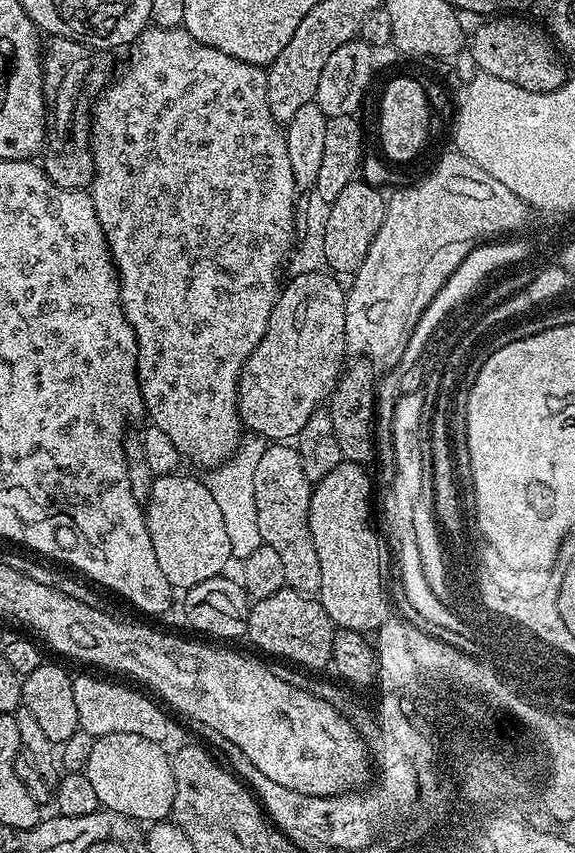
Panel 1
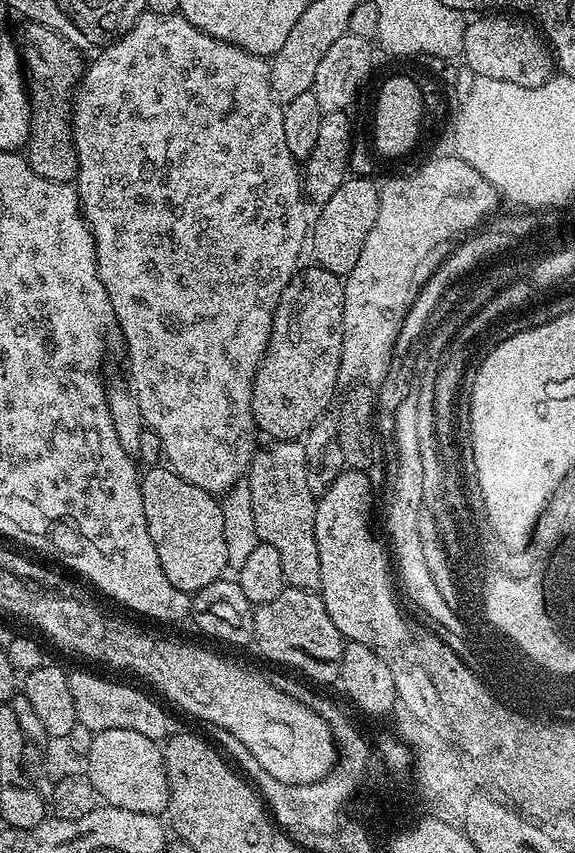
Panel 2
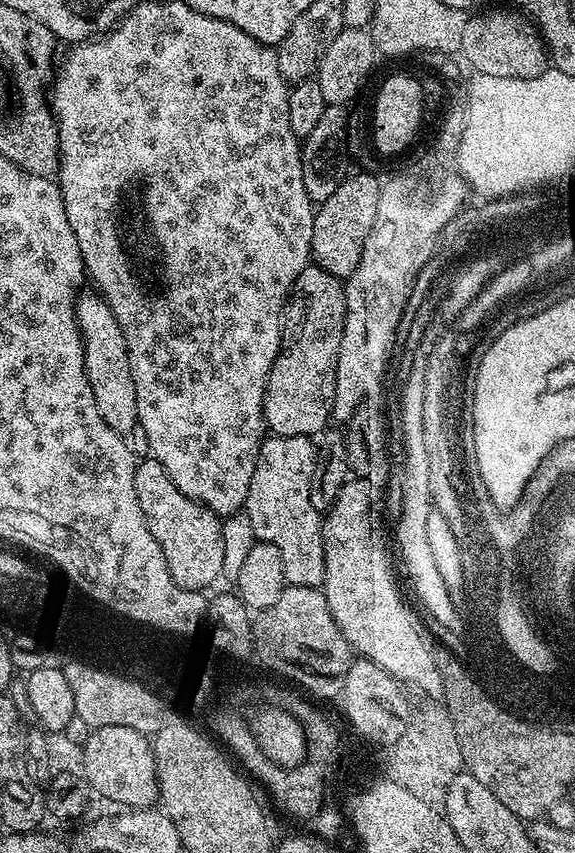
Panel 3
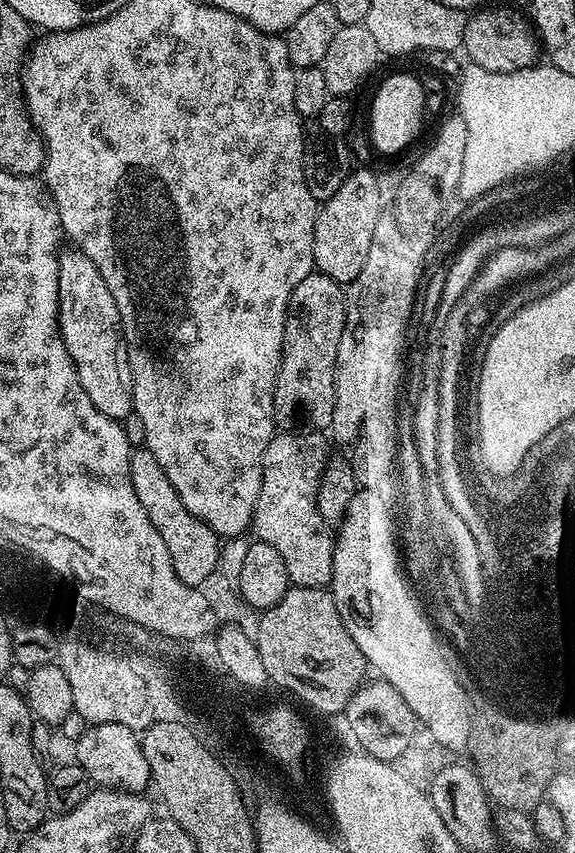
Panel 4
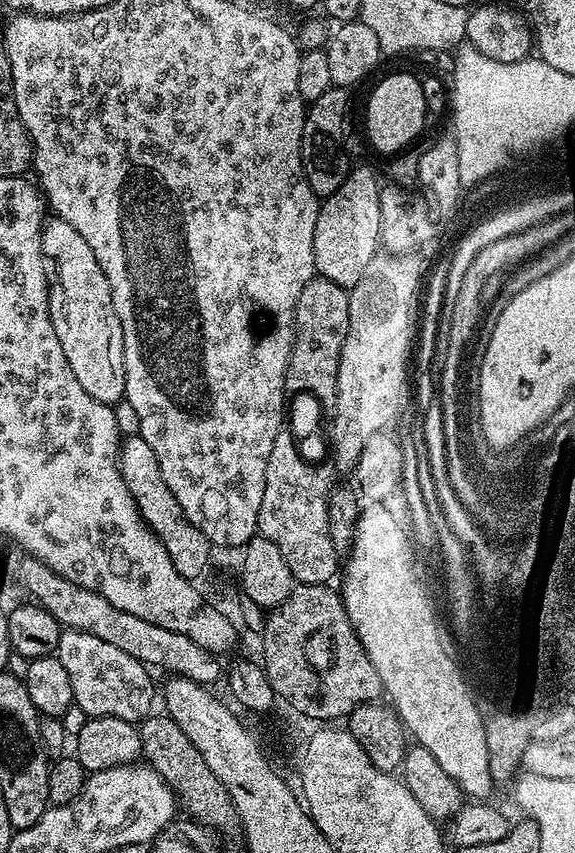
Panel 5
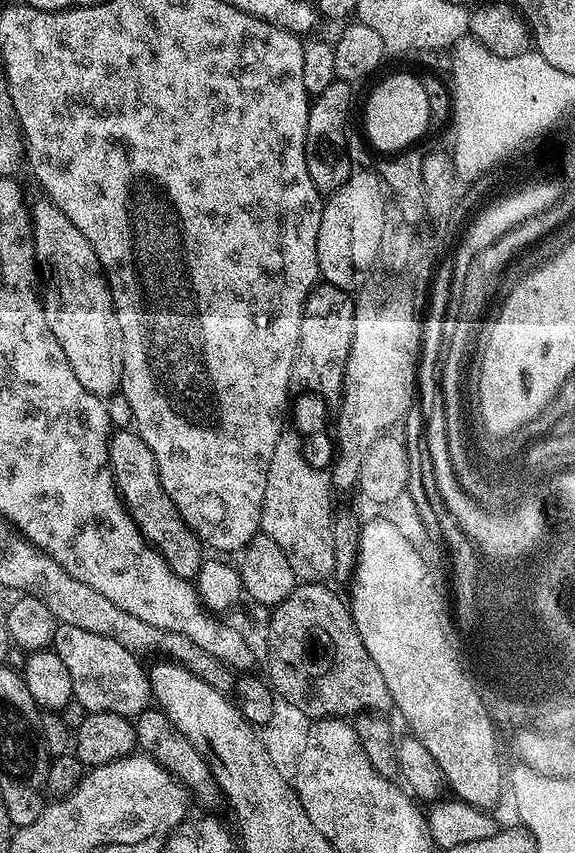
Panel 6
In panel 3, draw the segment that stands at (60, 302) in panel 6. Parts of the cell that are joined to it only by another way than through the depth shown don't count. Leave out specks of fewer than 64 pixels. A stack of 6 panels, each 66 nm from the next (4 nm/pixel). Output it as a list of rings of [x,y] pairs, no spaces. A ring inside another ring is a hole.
[[[99,294],[81,295],[76,301],[76,321],[84,340],[84,365],[90,390],[94,394],[94,406],[106,421],[106,426],[119,436],[127,437],[138,427],[138,394],[134,394],[134,378],[130,374],[130,358],[126,350],[126,338],[118,318]]]

